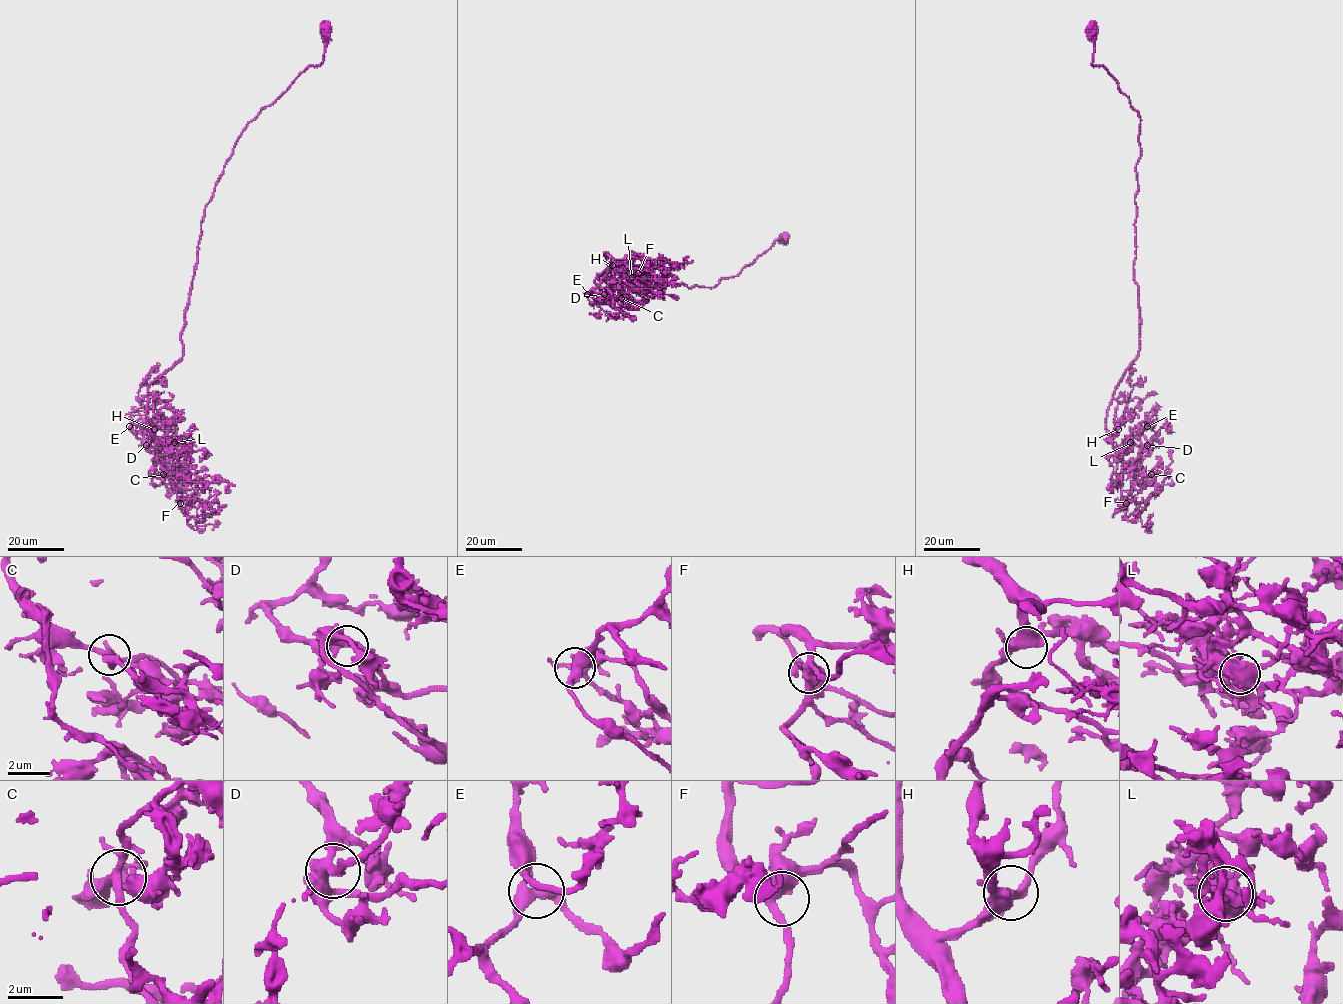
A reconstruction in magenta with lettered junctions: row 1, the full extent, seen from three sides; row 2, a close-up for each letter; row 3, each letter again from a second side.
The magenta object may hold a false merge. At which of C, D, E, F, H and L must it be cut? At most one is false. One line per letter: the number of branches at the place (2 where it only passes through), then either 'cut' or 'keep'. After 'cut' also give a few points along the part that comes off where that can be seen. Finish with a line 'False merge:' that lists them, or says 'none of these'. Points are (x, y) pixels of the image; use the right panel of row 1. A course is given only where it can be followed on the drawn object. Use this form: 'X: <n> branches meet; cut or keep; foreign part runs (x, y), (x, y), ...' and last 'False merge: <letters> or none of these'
C: 4 branches meet; keep
D: 3 branches meet; keep
E: 3 branches meet; keep
F: 3 branches meet; keep
H: 5 branches meet; keep
L: 7 branches meet; cut; foreign part runs (1131, 442), (1125, 446), (1115, 442)
False merge: L

